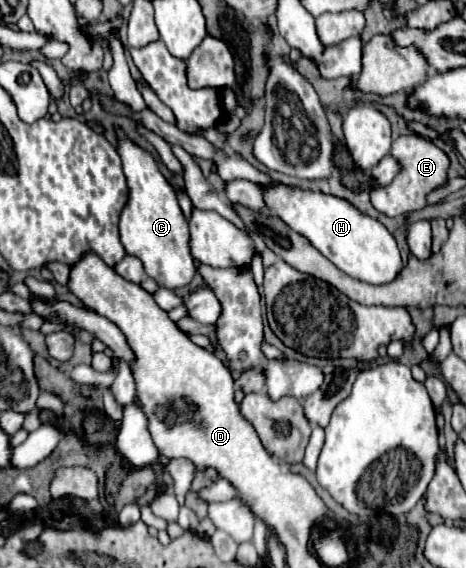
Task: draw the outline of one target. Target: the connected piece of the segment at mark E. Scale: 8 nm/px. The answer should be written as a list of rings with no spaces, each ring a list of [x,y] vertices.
[[[407,134],[407,136],[399,136],[393,146],[391,146],[391,154],[395,158],[399,158],[399,162],[403,164],[399,176],[395,176],[395,180],[387,186],[383,186],[381,190],[373,190],[371,192],[371,204],[375,210],[387,214],[387,216],[401,216],[401,214],[411,214],[417,212],[421,208],[427,206],[425,198],[431,190],[443,186],[447,182],[447,168],[449,168],[449,158],[445,156],[443,150],[439,150],[433,142],[415,136],[415,134]]]

